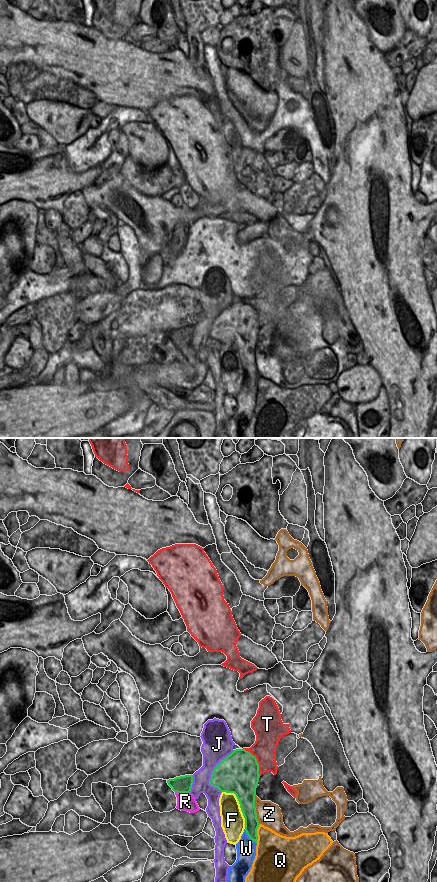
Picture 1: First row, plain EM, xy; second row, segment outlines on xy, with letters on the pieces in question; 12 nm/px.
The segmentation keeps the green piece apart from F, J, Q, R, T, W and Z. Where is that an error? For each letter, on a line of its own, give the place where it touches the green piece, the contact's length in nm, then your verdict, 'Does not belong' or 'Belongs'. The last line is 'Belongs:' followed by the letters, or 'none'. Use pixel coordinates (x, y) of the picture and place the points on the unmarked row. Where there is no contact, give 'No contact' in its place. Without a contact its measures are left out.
F: Touches green at xy (240, 357). Shared border 550 nm. Does not belong
J: Touches green at xy (212, 323). Shared border 550 nm. Does not belong
Q: Touches green at xy (256, 385). Shared border 240 nm. Does not belong
R: Touches green at xy (182, 344). Shared border 180 nm. Does not belong
T: Touches green at xy (256, 312). Shared border 380 nm. Does not belong
W: Touches green at xy (249, 389). Shared border 240 nm. Does not belong
Z: Touches green at xy (255, 362). Shared border 360 nm. Does not belong
Belongs: none.

